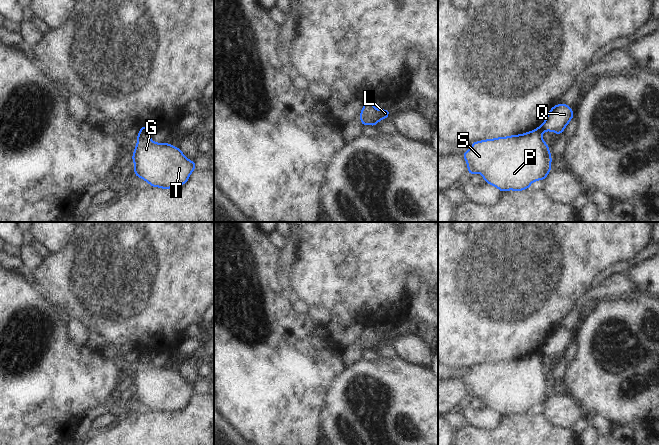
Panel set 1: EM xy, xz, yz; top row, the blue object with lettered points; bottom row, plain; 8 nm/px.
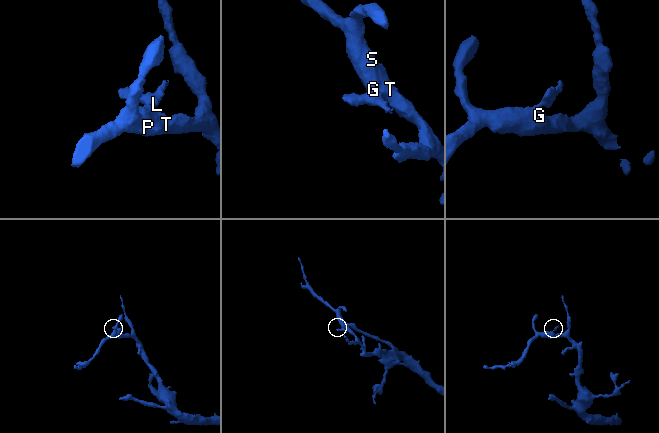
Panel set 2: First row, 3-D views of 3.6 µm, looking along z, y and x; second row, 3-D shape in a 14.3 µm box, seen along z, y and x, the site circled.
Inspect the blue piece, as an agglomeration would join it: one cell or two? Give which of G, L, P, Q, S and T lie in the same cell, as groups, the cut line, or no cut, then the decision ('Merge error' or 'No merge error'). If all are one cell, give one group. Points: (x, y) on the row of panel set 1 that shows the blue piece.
Groups: G P S T / L Q. Split along yz (539, 127), (542, 131). Merge error.

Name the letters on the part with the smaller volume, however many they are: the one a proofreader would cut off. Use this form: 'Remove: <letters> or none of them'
Remove: L, Q

